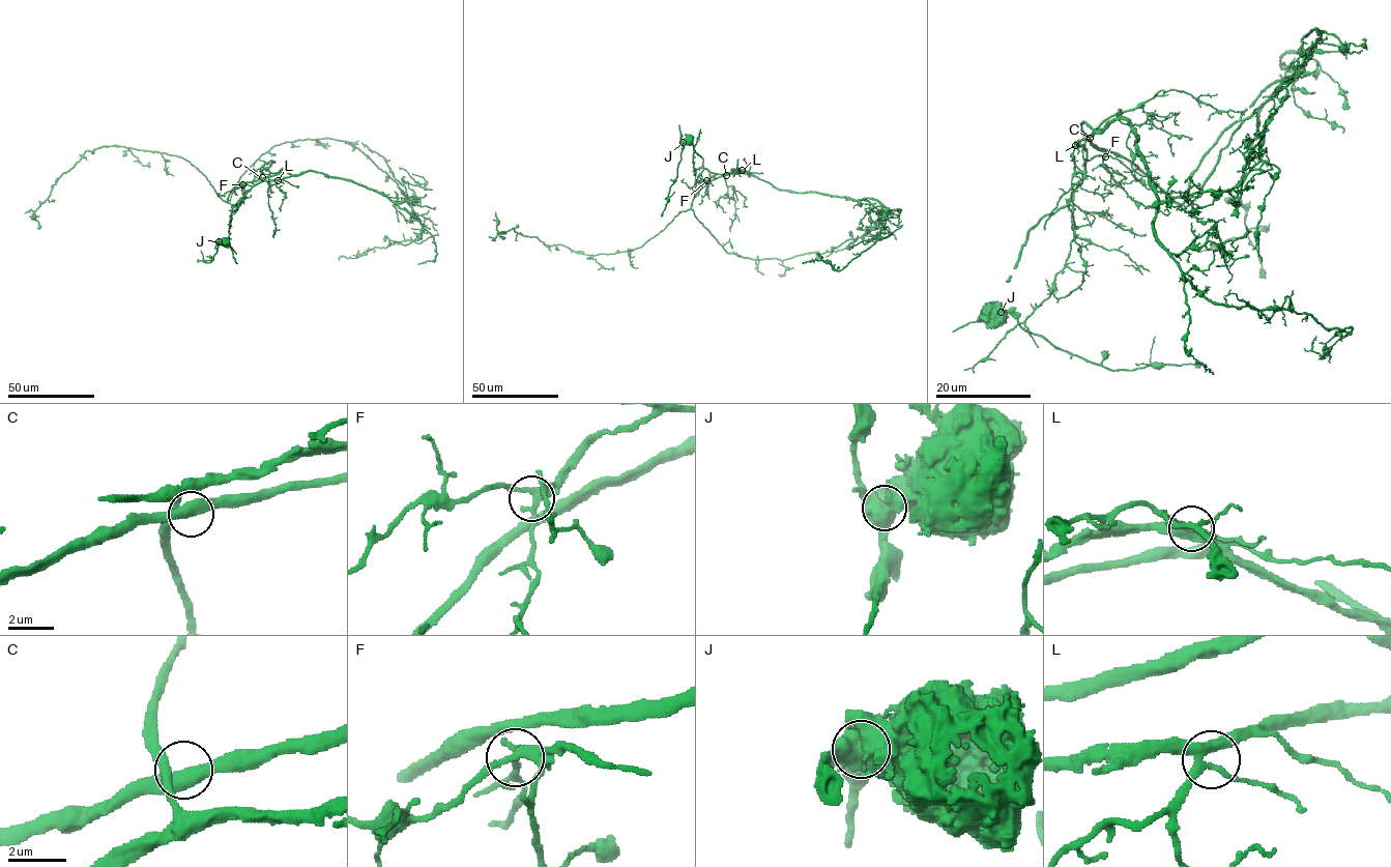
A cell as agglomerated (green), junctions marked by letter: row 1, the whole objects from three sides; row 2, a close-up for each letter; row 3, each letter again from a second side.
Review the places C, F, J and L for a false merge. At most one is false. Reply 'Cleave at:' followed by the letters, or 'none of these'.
Cleave at: J

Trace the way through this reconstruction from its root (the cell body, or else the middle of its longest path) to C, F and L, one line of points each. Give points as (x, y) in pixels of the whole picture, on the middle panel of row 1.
C: (688, 140), (694, 145), (695, 170), (703, 167), (711, 172), (726, 175)
F: (688, 140), (694, 145), (695, 169), (703, 167), (716, 174), (706, 180)
L: (688, 140), (694, 145), (695, 170), (703, 167), (717, 174), (742, 170)

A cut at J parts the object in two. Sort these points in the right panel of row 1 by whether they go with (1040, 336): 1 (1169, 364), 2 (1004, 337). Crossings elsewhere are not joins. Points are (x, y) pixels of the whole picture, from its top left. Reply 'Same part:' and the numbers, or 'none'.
Same part: 1

